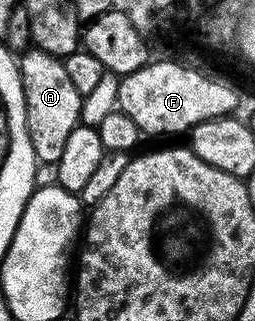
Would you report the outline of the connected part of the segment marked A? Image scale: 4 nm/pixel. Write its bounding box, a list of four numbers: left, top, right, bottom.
[18,50,83,164]

